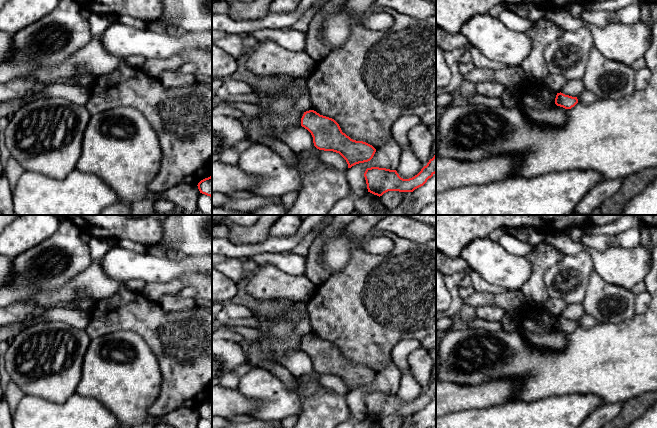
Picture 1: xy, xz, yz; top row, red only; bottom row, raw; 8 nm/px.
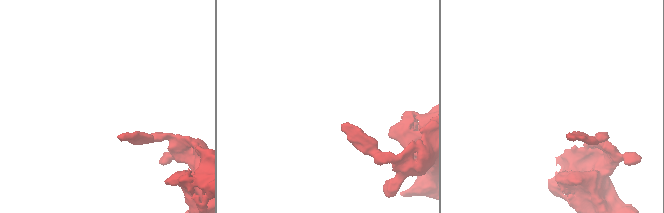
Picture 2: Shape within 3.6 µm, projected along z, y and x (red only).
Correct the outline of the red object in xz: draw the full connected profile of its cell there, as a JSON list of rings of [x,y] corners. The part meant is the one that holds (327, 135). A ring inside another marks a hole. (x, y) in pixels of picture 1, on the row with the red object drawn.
[[[314,110],[304,112],[301,126],[311,133],[317,149],[339,153],[346,160],[348,168],[370,161],[376,152],[372,145],[353,140],[343,133],[334,119]]]

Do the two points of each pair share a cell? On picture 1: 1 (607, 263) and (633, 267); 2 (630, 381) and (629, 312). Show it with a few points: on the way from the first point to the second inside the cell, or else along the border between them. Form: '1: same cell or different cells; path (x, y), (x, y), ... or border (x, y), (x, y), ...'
1: same cell; path (613, 265), (627, 267)
2: different cells; border (635, 313), (629, 319), (618, 323), (606, 324)

